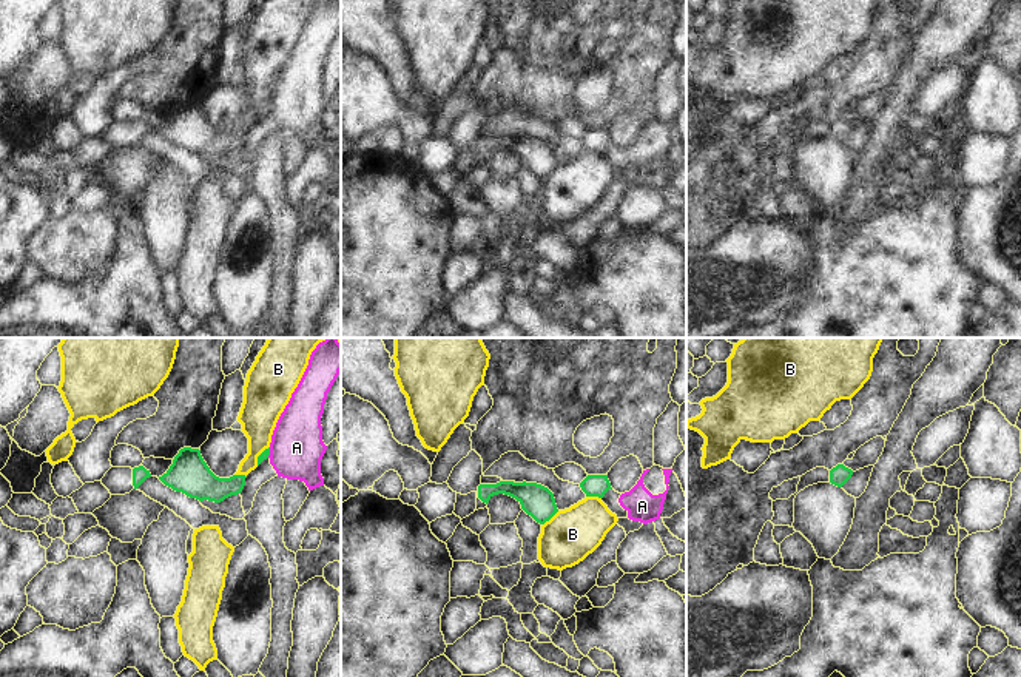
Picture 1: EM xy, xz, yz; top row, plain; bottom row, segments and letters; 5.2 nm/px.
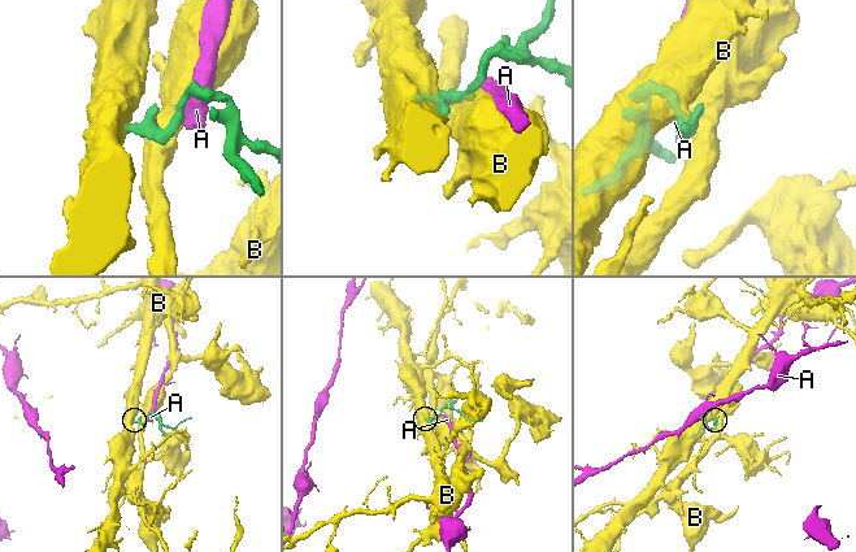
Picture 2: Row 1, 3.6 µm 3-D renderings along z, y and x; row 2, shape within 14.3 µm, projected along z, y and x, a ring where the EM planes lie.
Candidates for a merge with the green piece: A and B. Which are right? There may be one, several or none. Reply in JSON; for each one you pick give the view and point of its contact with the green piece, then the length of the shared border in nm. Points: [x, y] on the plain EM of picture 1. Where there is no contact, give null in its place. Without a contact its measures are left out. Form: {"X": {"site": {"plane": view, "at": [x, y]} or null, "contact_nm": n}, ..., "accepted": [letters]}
{"accepted": []}

